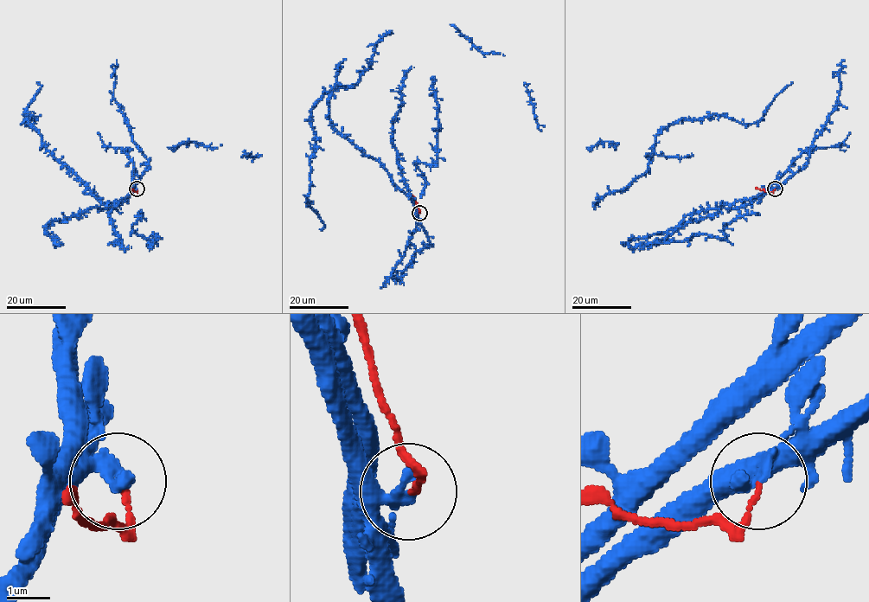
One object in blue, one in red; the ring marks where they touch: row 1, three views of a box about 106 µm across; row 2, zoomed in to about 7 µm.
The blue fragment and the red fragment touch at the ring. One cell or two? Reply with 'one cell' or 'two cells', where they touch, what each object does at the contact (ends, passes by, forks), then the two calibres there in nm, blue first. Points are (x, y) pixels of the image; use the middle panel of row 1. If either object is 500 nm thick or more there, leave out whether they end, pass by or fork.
two cells | (419, 213) | blue ends | red ends | 400/100 nm

